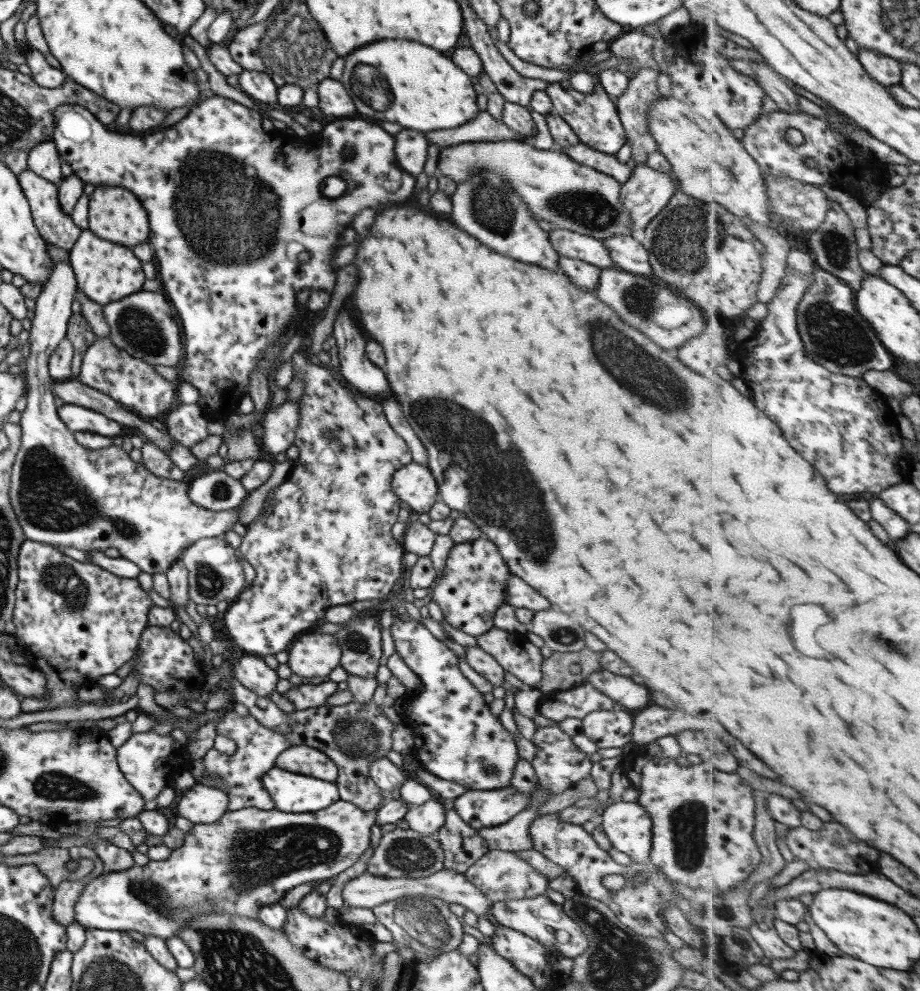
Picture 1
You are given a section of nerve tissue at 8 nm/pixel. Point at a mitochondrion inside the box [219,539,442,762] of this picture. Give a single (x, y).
(357, 641)

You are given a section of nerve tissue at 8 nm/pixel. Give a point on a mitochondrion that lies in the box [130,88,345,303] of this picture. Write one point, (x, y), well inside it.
(260, 202)

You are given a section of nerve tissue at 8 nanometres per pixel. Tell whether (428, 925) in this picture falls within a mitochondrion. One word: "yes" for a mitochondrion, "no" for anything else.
yes

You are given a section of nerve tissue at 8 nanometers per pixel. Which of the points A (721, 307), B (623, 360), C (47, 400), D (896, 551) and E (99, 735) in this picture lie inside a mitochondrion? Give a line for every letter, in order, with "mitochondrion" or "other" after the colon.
A: other
B: mitochondrion
C: other
D: other
E: other

